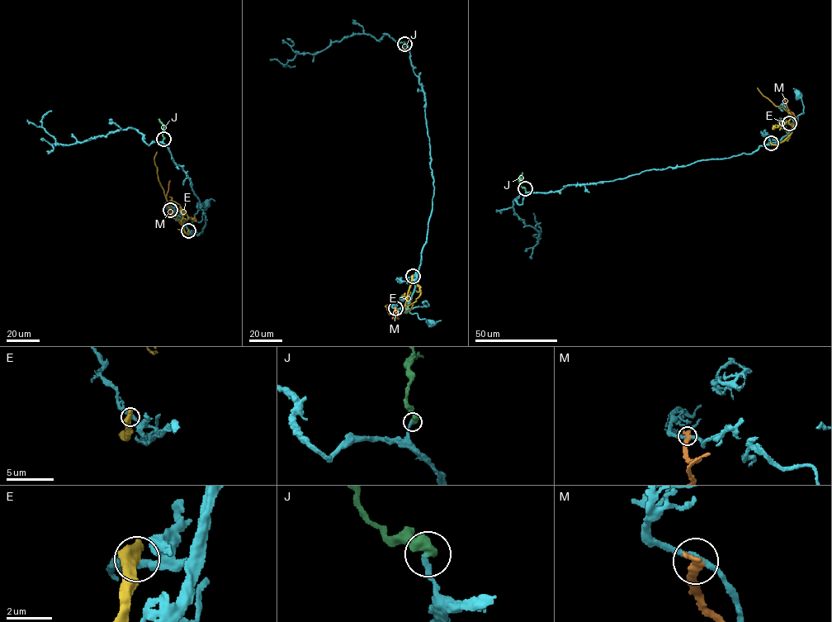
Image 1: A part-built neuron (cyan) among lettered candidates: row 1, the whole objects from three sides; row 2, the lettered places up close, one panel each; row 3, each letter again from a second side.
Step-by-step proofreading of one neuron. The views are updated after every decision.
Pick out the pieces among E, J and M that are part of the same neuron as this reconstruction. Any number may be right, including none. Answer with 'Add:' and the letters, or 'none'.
Add: J

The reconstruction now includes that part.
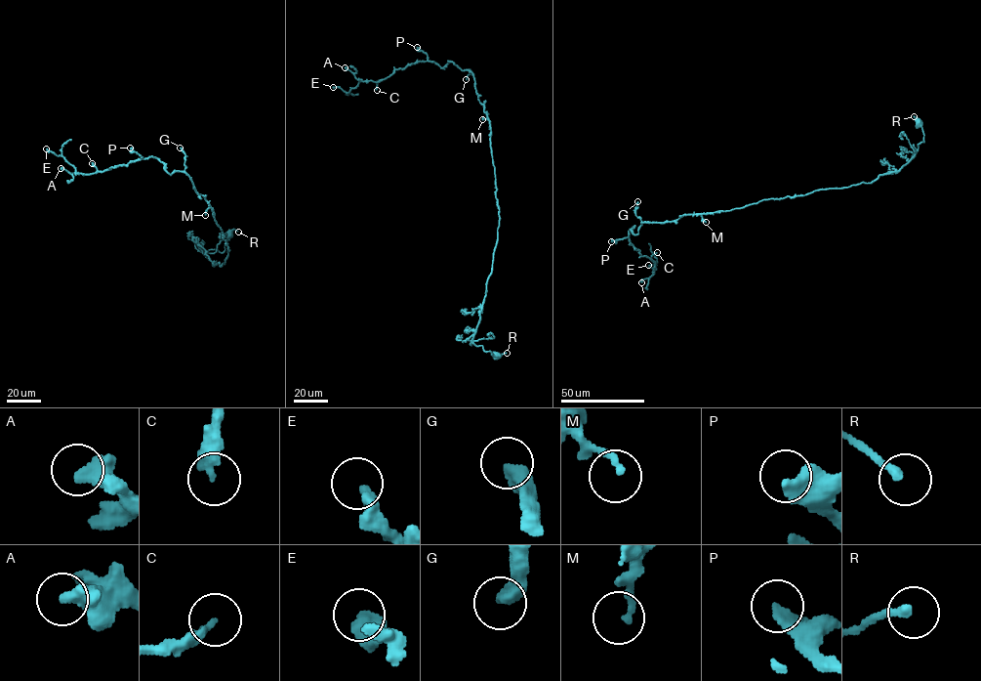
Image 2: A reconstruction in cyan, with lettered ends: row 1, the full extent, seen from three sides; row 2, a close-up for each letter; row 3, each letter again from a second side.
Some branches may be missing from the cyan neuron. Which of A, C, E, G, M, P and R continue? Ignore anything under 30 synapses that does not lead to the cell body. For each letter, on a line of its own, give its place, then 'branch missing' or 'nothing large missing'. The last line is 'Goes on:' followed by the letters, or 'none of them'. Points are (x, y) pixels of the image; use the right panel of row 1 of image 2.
A: (641, 282) | branch missing
C: (657, 252) | branch missing
E: (648, 265) | nothing large missing
G: (637, 201) | nothing large missing
M: (706, 222) | nothing large missing
P: (611, 241) | nothing large missing
R: (914, 116) | nothing large missing
Goes on: A, C

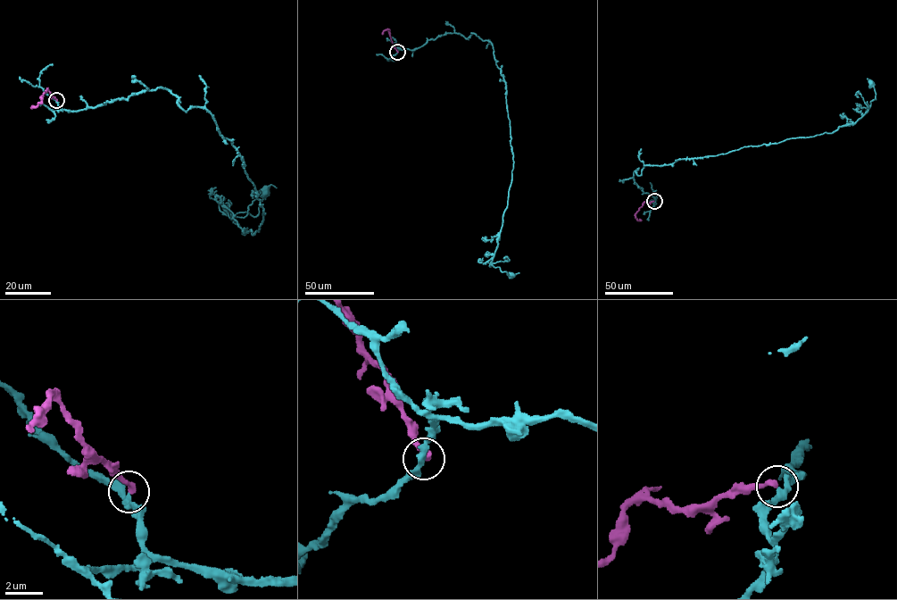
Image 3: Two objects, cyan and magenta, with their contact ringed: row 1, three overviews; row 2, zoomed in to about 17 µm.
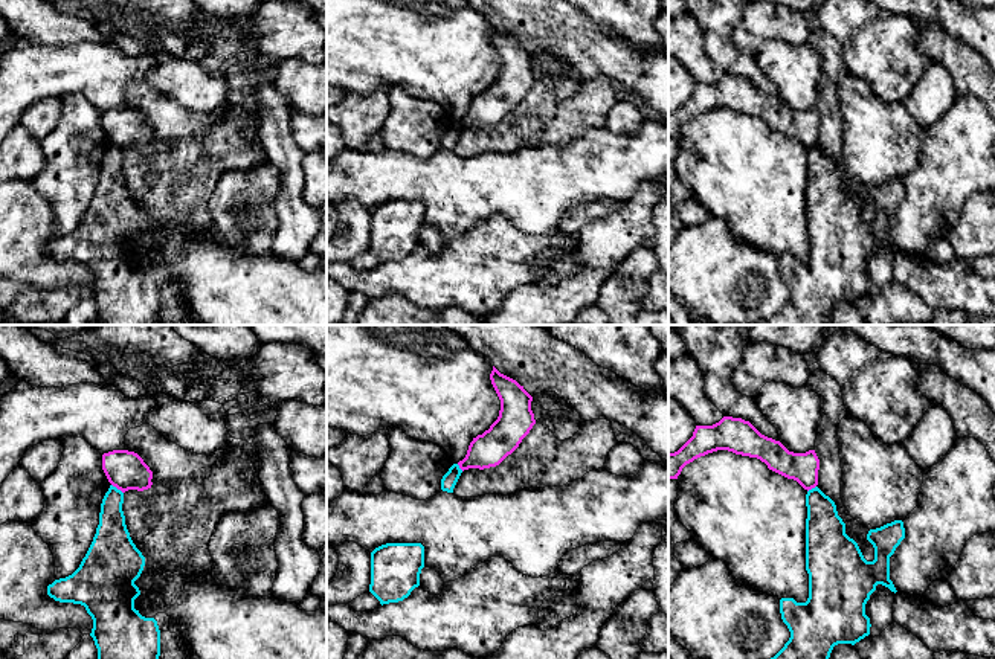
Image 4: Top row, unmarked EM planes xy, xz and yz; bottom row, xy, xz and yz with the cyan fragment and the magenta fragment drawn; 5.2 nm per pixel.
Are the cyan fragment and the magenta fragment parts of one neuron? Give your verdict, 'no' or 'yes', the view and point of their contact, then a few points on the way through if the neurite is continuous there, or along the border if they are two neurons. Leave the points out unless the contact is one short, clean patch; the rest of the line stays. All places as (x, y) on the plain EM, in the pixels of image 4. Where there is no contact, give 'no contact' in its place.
no | xy (116, 147) | along xy (112, 142), (122, 151)

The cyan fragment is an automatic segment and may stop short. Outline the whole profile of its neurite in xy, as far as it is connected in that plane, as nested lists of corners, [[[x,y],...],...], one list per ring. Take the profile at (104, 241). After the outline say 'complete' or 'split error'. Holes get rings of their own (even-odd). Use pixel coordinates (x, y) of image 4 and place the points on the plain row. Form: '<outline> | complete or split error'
[[[110,143],[105,151],[99,183],[79,226],[69,235],[47,244],[47,253],[60,261],[85,265],[93,278],[90,294],[98,307],[98,325],[150,325],[159,322],[160,288],[154,276],[145,276],[134,267],[140,253],[134,239],[140,235],[145,215],[133,201],[122,169],[124,151]]] | complete

